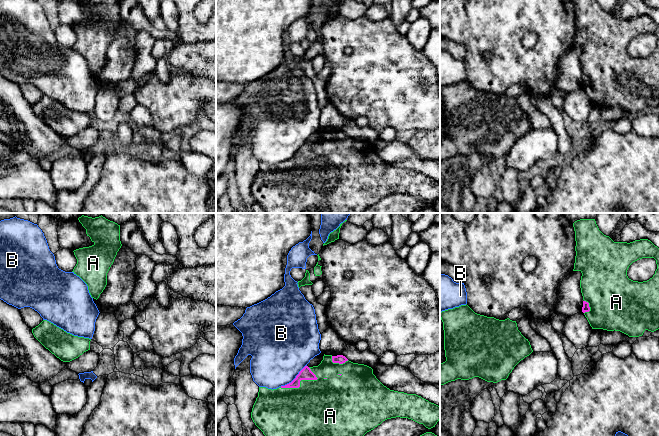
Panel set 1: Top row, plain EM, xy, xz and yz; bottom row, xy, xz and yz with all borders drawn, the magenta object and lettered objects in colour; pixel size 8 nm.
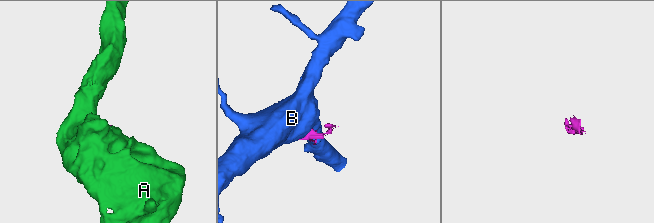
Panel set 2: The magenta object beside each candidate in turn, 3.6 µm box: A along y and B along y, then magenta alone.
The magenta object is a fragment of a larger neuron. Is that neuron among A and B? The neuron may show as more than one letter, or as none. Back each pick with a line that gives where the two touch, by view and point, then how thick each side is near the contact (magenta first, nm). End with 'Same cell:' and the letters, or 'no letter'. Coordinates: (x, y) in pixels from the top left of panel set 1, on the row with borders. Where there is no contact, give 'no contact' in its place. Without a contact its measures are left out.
A: contact xz (299, 384); calibres 100 and 460 nm
Same cell: A

